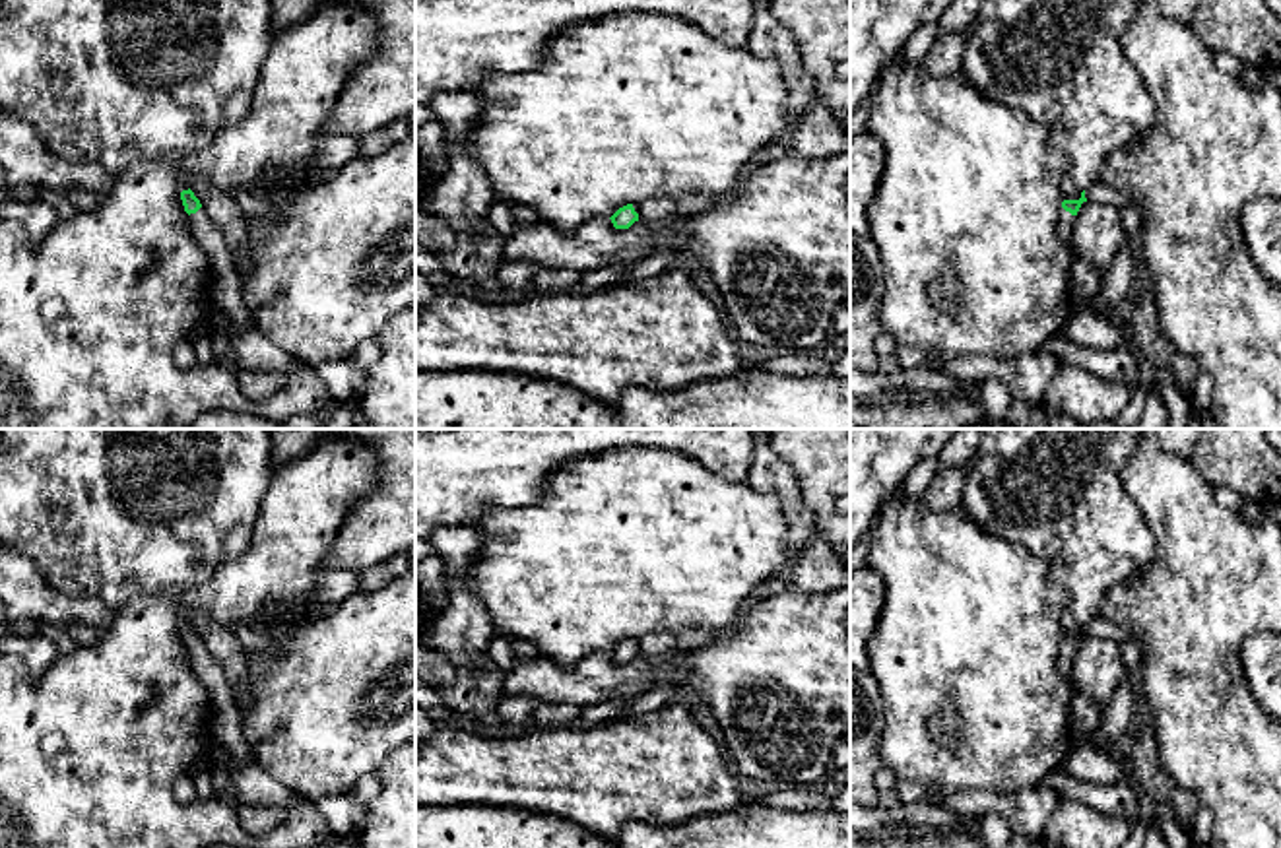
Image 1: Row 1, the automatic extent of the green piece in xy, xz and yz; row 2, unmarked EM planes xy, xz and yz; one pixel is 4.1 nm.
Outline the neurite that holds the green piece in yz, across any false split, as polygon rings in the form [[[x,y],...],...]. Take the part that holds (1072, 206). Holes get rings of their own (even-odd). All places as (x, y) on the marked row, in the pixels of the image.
[[[1085,190],[1081,192],[1079,200],[1062,202],[1060,219],[1058,219],[1058,235],[1060,235],[1062,243],[1069,248],[1073,248],[1073,245],[1071,245],[1073,221],[1075,221],[1075,215],[1083,202],[1087,202]]]

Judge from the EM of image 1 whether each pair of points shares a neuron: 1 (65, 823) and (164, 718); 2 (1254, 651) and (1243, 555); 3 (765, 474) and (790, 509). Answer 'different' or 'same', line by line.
1: same
2: different
3: same

